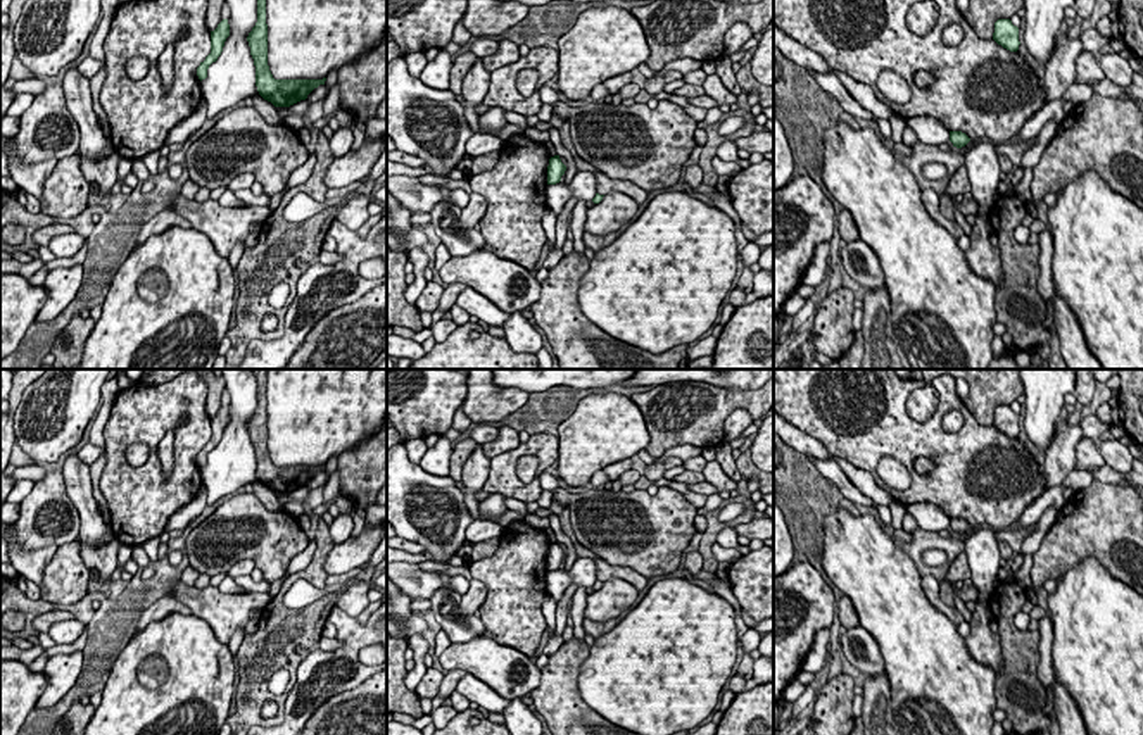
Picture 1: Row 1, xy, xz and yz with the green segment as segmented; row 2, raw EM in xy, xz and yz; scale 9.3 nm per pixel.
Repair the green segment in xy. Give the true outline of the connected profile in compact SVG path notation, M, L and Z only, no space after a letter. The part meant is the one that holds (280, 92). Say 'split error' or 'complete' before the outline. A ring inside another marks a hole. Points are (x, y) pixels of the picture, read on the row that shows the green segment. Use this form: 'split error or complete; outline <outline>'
complete; outline M257 0L257 22L247 36L250 55L256 66L256 86L259 95L275 107L290 107L325 85L323 79L275 79L268 66L268 24L266 0Z

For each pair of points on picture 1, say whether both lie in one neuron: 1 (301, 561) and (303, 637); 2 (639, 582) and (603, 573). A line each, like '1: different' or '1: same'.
1: different
2: same

